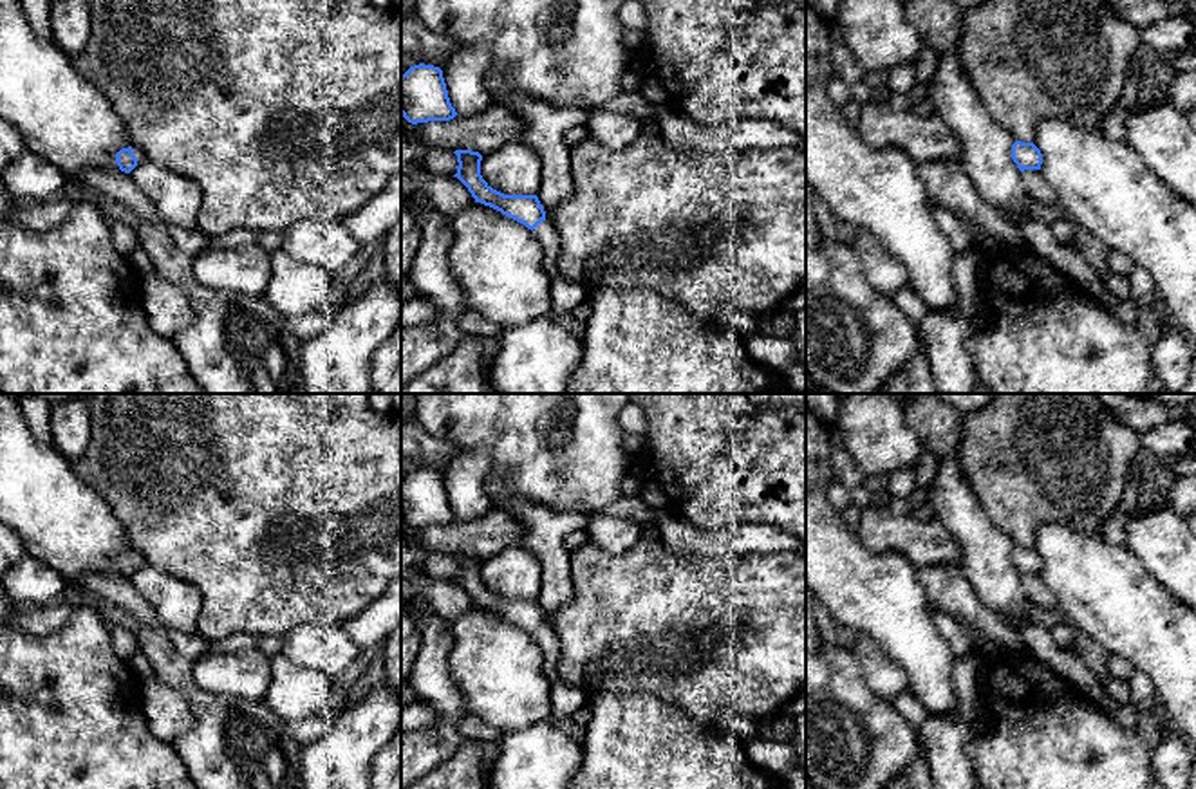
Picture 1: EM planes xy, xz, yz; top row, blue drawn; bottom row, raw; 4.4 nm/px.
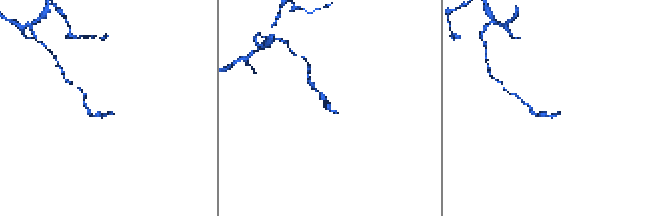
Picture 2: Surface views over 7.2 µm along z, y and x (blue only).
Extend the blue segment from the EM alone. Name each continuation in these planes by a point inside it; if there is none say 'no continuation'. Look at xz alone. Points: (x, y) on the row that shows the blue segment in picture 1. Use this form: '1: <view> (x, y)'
1: xz (546, 233)

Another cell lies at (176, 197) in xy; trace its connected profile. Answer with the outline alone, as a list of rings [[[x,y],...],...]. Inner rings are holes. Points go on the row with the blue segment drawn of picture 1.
[[[148,159],[139,162],[130,175],[164,224],[184,229],[197,227],[202,190],[192,177],[179,175]]]

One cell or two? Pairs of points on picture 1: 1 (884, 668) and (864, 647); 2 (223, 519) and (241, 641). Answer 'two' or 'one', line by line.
1: one
2: two

